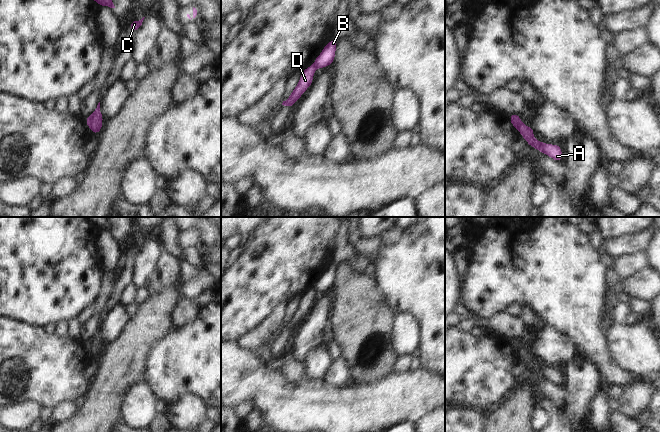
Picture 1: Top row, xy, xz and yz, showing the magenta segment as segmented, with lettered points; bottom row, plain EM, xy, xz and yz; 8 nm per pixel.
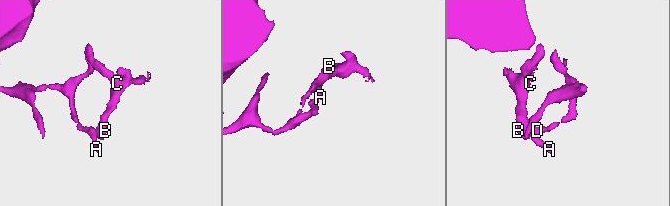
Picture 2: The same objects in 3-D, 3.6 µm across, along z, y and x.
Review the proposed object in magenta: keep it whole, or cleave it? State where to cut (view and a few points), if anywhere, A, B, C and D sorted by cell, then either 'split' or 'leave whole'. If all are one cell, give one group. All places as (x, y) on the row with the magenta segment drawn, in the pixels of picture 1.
cut yz (521, 122), (518, 130); groups A D / B C; split

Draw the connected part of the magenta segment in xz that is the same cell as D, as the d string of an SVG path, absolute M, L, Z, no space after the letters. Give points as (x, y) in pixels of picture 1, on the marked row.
M311 65L310 67L302 71L300 80L296 88L293 90L289 98L286 101L283 101L282 105L288 106L291 109L293 108L293 103L295 101L298 101L301 95L306 91L306 89L311 86L313 82L314 72L315 72L314 65Z

